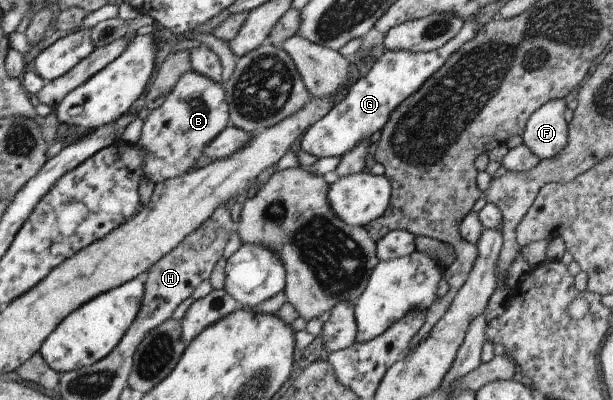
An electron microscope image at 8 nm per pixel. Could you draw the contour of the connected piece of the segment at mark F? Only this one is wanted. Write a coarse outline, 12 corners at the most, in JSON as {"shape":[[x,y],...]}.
{"shape":[[563,99],[528,116],[521,140],[539,161],[567,144]]}

